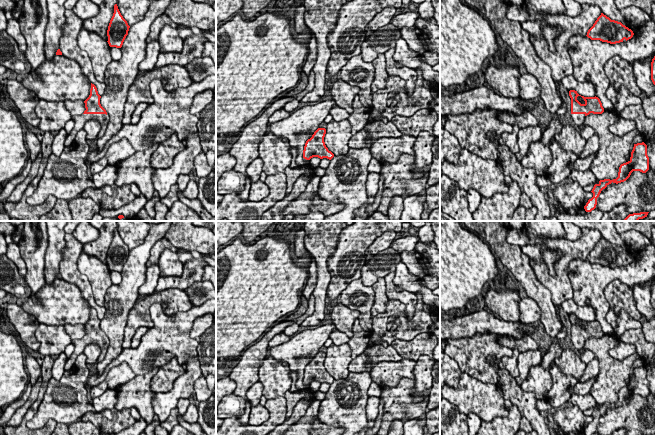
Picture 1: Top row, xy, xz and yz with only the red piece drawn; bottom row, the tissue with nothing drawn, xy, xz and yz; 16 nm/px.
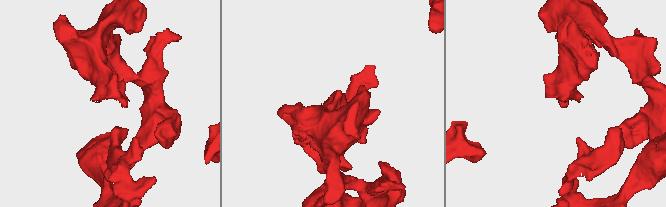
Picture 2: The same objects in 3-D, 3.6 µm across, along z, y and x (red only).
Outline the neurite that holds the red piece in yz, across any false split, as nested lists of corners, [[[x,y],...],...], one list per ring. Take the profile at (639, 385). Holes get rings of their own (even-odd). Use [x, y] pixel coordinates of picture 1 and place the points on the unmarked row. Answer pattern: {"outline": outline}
{"outline": [[[644,366],[634,368],[630,384],[626,387],[621,388],[619,391],[618,401],[613,404],[600,404],[598,408],[594,409],[591,415],[593,417],[593,421],[589,423],[584,430],[585,435],[592,435],[596,432],[597,422],[599,421],[601,415],[612,406],[618,408],[626,405],[633,395],[646,397],[648,394],[649,381],[647,379],[647,369]]]}

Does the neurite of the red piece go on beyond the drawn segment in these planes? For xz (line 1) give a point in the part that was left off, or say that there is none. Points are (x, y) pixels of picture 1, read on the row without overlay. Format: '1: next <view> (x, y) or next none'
1: next none

